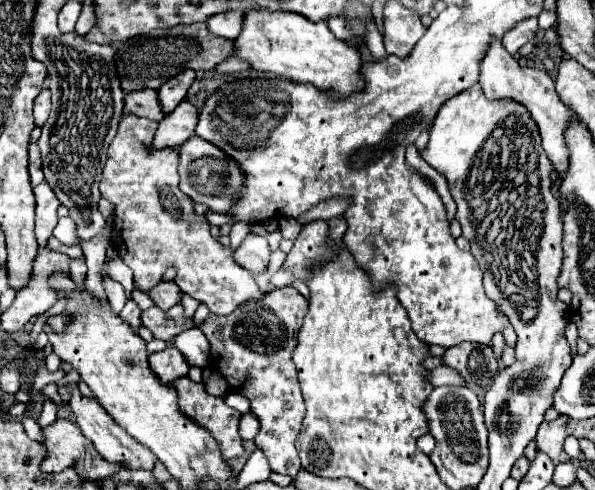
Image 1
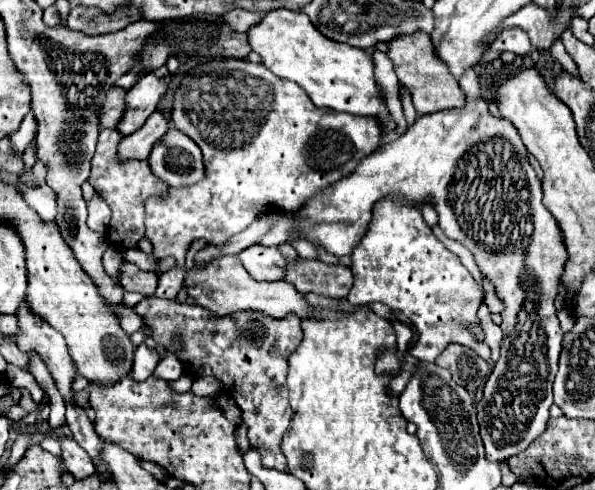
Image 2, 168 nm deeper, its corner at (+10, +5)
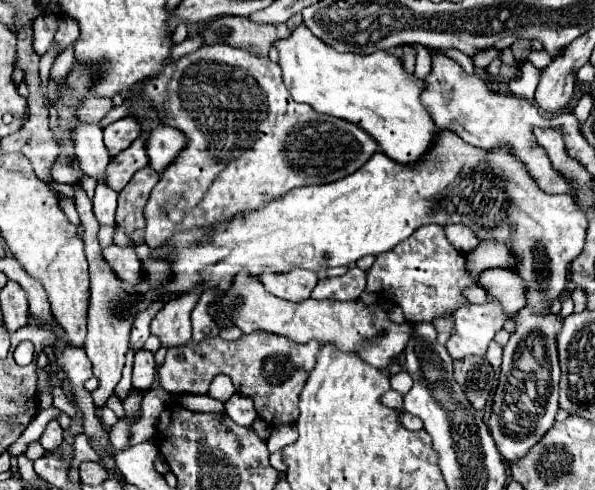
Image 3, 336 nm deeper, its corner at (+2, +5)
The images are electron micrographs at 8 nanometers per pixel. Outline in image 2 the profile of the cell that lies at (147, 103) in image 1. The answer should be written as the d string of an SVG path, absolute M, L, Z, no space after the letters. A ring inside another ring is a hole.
M112 86L110 92L104 98L102 104L102 114L100 114L100 124L102 128L116 128L118 122L124 116L124 108L126 108L126 90L120 86Z

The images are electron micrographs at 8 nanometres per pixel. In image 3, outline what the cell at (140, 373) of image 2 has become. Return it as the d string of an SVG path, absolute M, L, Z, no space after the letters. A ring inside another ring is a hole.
M138 350L134 356L134 372L132 372L132 386L138 390L148 390L156 380L156 364L154 354L146 350Z

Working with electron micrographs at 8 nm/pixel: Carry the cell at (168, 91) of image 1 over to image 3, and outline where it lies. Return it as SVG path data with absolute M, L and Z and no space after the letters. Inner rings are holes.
M126 116L104 128L104 146L108 148L110 156L126 150L136 138L140 138L140 124L132 116Z

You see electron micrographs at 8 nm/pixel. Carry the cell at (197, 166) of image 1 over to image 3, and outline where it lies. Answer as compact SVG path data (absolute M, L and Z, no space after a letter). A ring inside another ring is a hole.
M156 126L146 136L146 154L150 160L150 166L156 172L162 172L184 148L186 138L176 128L168 126Z

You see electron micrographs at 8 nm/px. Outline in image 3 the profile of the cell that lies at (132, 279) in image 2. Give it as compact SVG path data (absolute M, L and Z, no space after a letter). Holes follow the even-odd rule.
M116 244L108 246L102 250L102 256L106 264L112 268L112 272L126 284L138 286L142 282L142 272L140 272L140 260L134 252L134 248L120 248Z

